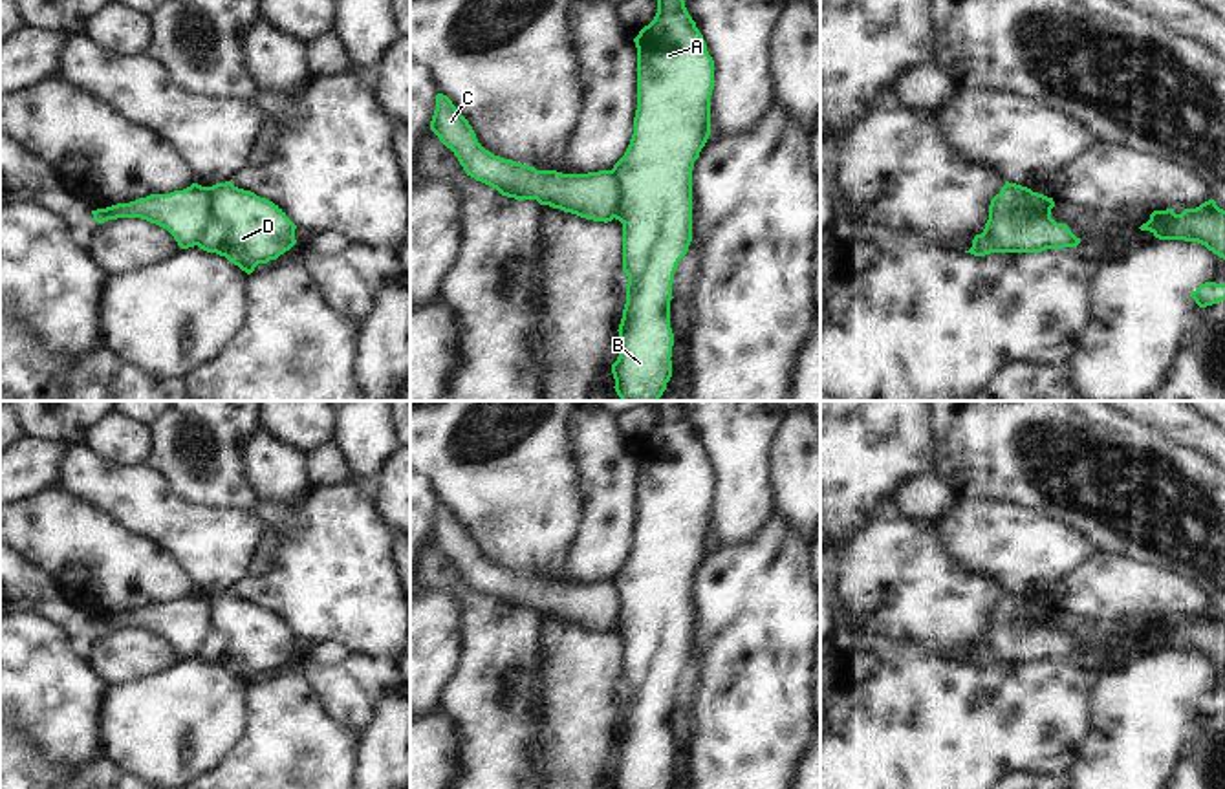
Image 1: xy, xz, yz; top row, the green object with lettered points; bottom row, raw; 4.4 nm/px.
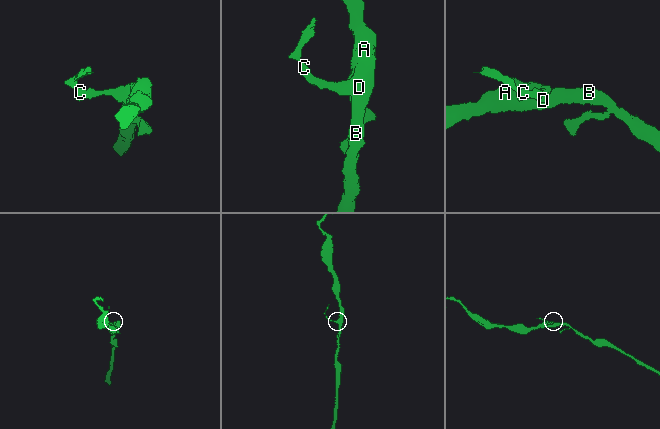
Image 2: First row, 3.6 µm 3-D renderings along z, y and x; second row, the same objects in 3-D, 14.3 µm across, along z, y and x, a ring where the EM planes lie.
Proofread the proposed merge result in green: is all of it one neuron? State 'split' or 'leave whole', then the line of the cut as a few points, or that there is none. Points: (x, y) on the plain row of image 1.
split; cut xy (207, 597), (209, 634), (196, 654)

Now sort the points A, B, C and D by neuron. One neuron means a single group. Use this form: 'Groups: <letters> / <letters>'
Groups: A B D / C.

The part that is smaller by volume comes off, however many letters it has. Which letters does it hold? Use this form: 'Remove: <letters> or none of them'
Remove: C

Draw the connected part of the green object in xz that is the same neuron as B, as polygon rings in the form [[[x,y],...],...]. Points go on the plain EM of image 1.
[[[652,401],[657,423],[634,449],[637,458],[637,520],[634,544],[612,584],[619,593],[615,630],[623,633],[626,714],[619,734],[621,763],[613,789],[670,789],[674,683],[692,652],[692,578],[710,546],[714,470],[679,401]]]

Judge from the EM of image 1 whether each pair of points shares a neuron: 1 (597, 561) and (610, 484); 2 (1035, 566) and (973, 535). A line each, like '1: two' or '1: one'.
1: one
2: one

